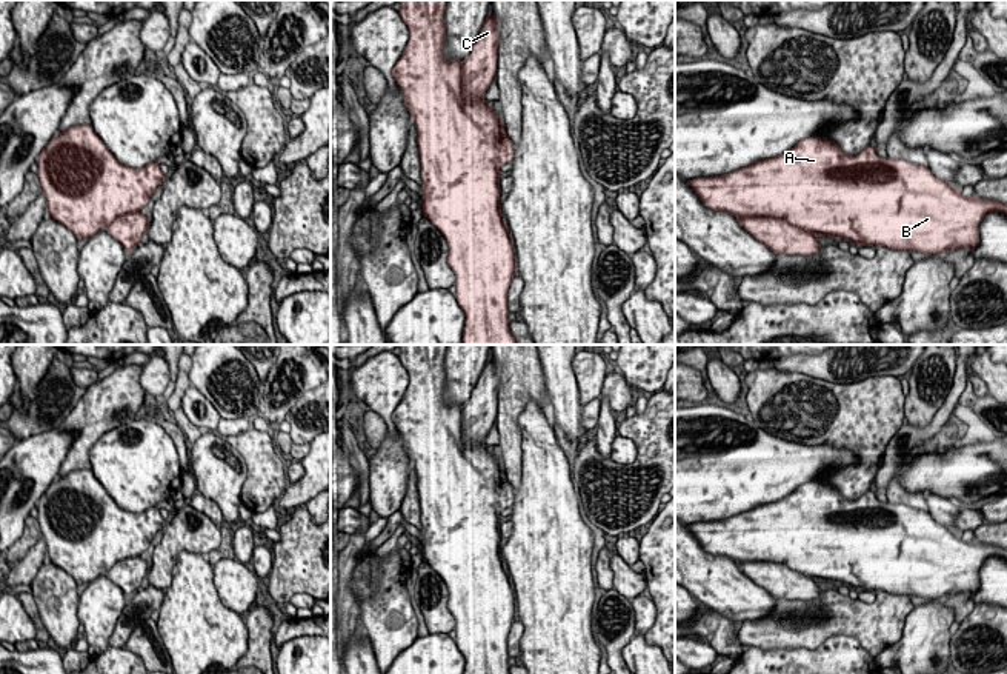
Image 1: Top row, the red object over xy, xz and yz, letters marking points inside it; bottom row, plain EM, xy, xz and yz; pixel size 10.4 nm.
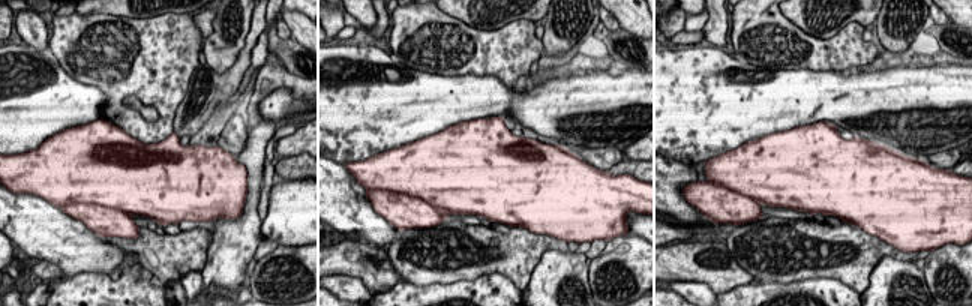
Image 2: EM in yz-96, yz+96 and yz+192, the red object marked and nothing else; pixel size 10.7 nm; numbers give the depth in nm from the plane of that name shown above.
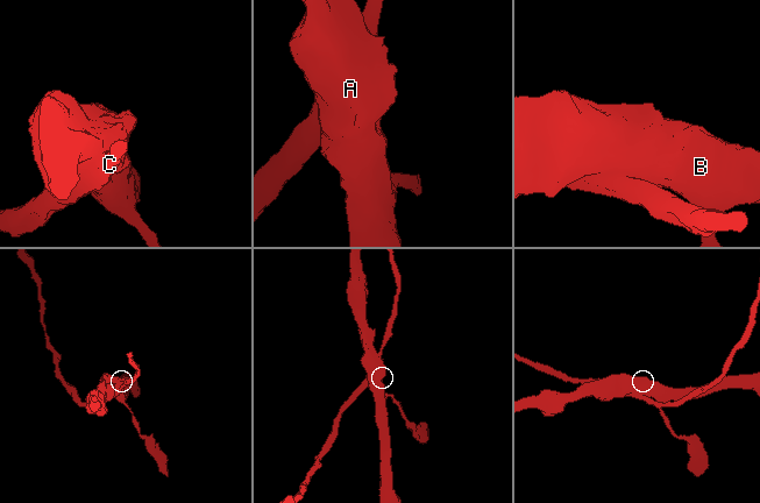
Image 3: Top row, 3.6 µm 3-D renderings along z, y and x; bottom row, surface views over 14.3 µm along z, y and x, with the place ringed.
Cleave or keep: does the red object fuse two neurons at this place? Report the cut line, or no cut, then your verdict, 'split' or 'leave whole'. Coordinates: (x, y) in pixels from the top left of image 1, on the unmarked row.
cut yz (738, 562), (780, 562), (817, 580); split

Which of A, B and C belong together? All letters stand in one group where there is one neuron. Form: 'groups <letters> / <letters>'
groups A B / C

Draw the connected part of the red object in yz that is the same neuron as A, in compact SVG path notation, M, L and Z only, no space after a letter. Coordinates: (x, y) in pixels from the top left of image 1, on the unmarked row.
M807 482L778 502L758 505L749 511L715 522L687 525L704 551L726 556L736 563L772 562L816 580L846 583L861 591L884 591L898 596L918 596L938 600L953 594L973 596L979 589L979 569L989 557L1007 560L1007 549L978 542L965 542L950 528L938 523L927 511L898 503L881 503L873 491L858 500L844 499L839 489Z

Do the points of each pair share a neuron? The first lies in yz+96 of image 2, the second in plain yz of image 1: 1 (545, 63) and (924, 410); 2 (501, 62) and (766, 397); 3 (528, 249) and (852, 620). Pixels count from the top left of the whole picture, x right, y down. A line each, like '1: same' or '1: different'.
1: different
2: same
3: same

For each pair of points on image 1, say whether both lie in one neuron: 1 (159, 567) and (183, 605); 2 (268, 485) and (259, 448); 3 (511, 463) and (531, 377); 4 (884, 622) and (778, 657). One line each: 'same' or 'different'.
1: different
2: same
3: same
4: different

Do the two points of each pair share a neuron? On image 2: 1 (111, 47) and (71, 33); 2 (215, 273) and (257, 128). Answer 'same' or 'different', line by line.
1: same
2: same

